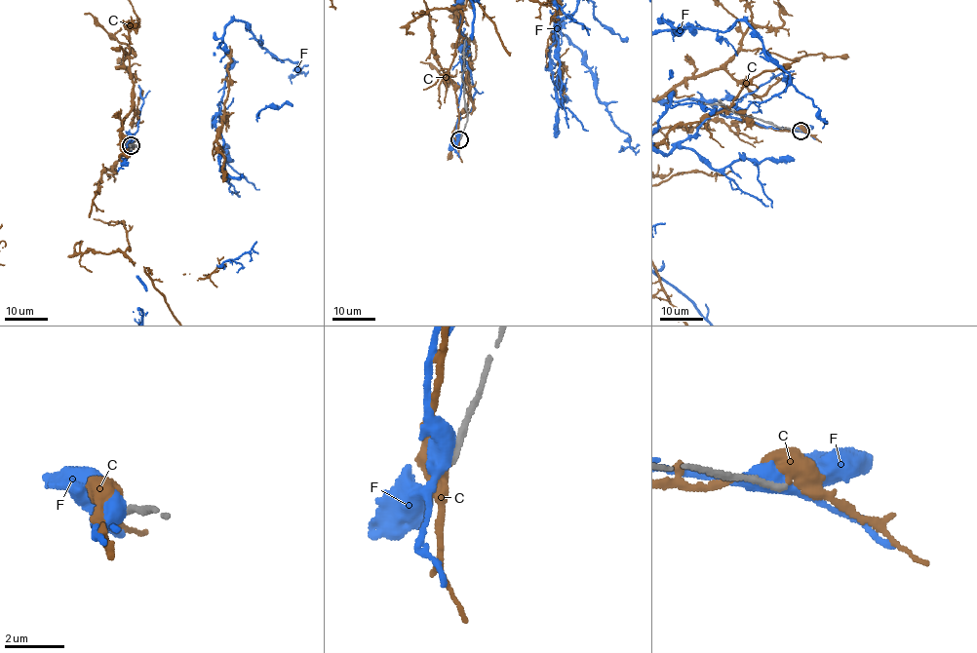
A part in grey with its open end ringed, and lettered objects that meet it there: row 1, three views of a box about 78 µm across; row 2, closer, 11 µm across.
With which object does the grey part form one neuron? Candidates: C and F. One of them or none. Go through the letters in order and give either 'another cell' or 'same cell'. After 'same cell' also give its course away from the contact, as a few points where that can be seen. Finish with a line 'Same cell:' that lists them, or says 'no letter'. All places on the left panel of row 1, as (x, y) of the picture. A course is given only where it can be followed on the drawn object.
C: another cell
F: another cell
Same cell: no letter

